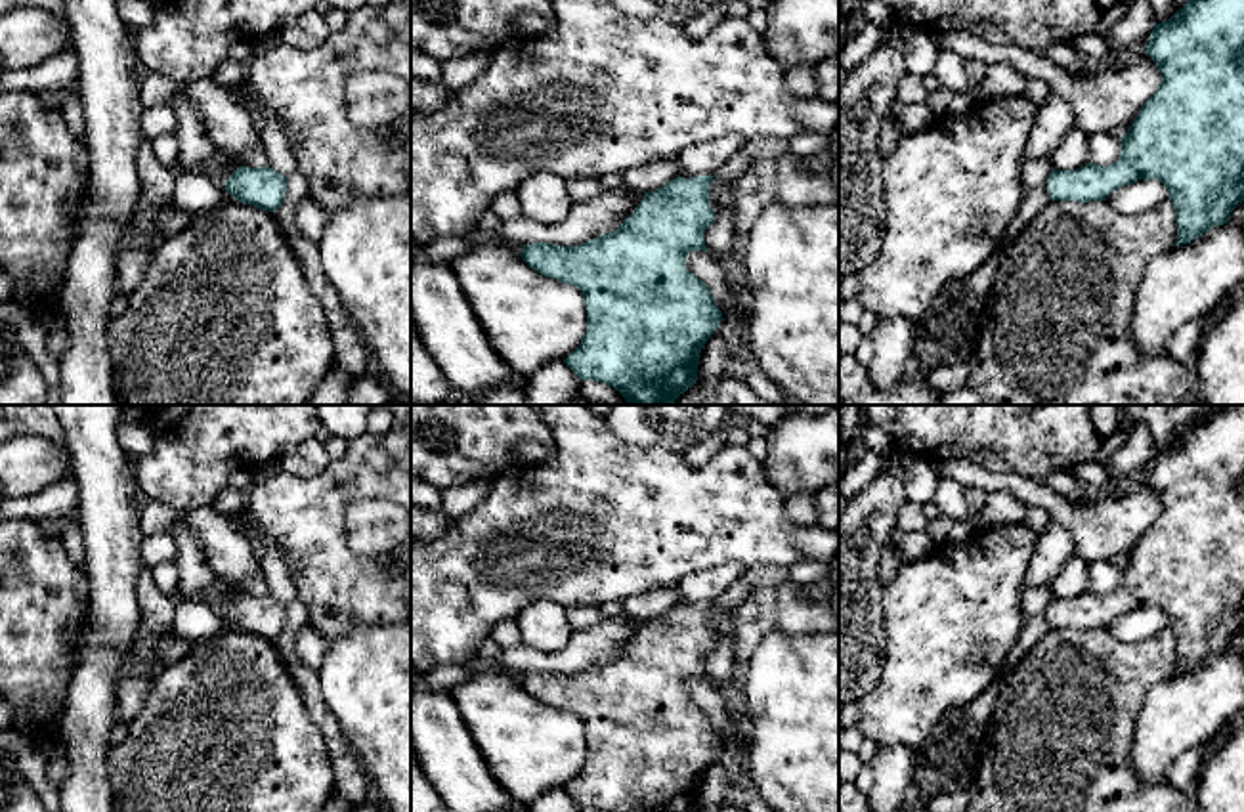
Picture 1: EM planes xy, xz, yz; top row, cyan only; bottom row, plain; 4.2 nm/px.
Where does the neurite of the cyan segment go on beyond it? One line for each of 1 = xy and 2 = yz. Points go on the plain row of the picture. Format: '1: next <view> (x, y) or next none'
1: next none
2: next none

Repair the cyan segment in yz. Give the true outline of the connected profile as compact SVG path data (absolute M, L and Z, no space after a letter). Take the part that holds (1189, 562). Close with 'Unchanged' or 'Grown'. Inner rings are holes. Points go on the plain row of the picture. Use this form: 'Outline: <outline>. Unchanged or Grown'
Outline: M1221 405L1221 409L1215 411L1210 418L1200 418L1194 424L1190 424L1187 432L1179 439L1175 439L1168 449L1154 453L1148 470L1143 478L1156 491L1162 502L1162 510L1150 524L1150 527L1141 535L1127 560L1122 564L1122 581L1118 588L1110 594L1099 594L1095 590L1089 590L1076 598L1051 598L1047 608L1047 619L1051 623L1051 629L1089 630L1105 629L1108 621L1124 613L1135 611L1139 608L1158 608L1166 613L1169 629L1175 636L1175 674L1181 674L1194 669L1196 665L1202 665L1212 655L1227 652L1233 636L1244 629L1244 405Z. Unchanged

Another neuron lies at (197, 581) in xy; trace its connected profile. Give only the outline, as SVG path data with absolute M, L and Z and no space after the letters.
M183 524L172 527L168 535L176 545L174 564L180 573L178 590L187 598L206 604L222 619L222 632L237 630L237 627L225 619L225 608L237 594L222 588L222 581L210 569L199 539Z

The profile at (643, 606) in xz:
M676 588L640 592L619 602L625 613L638 621L663 615L678 604Z

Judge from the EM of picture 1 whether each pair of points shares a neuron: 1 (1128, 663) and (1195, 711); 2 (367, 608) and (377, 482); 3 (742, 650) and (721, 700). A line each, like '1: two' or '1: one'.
1: two
2: one
3: two

